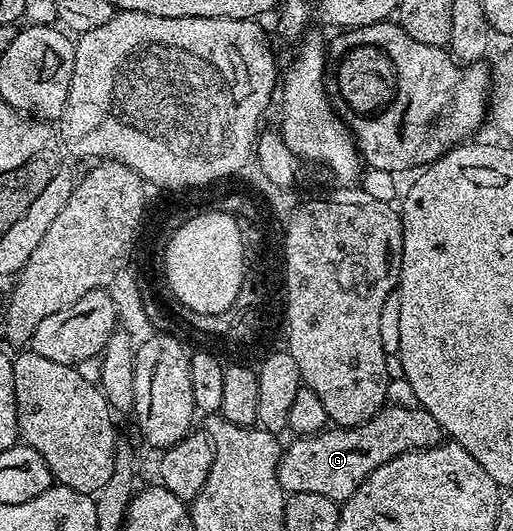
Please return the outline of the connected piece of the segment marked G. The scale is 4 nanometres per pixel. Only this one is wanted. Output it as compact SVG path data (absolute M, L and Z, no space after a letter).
M387 405L358 427L331 426L318 435L295 438L294 444L283 450L278 461L278 480L283 492L320 493L336 504L343 504L371 473L388 461L409 451L423 451L443 442L442 426L432 413L417 405L393 407Z

